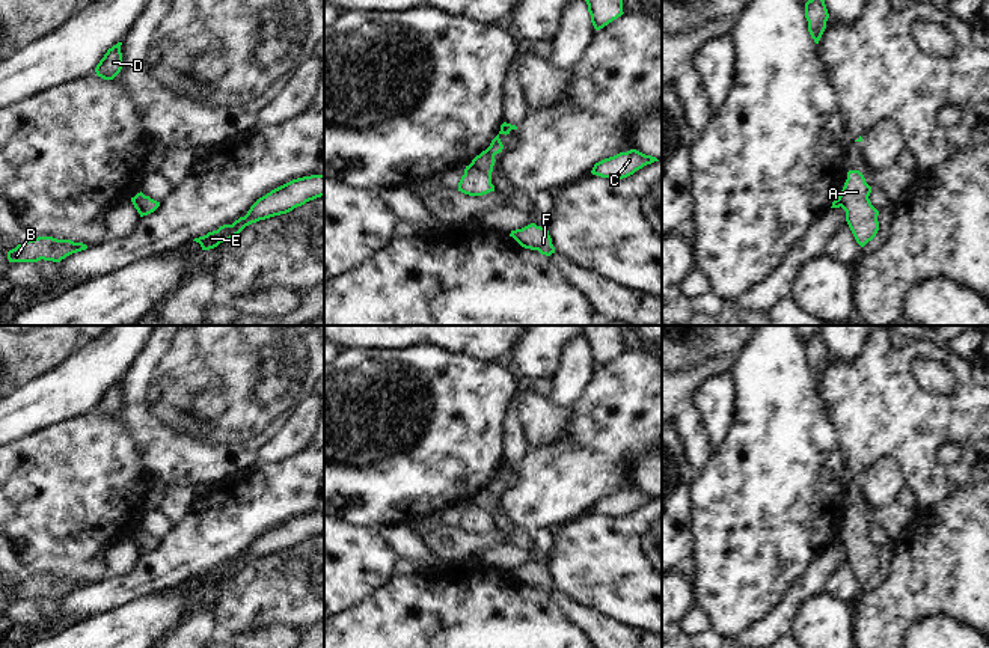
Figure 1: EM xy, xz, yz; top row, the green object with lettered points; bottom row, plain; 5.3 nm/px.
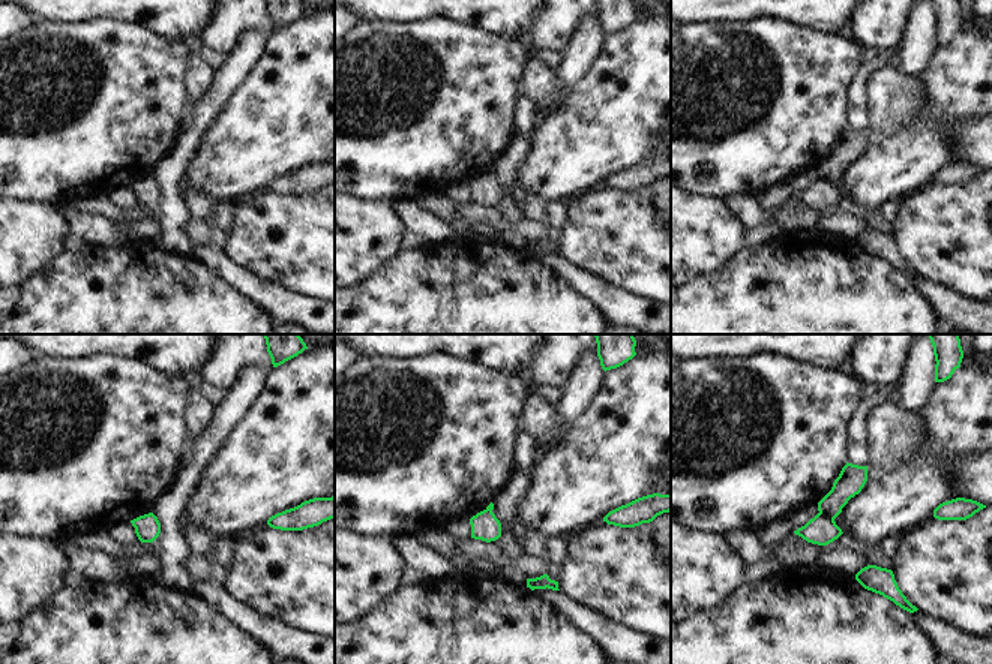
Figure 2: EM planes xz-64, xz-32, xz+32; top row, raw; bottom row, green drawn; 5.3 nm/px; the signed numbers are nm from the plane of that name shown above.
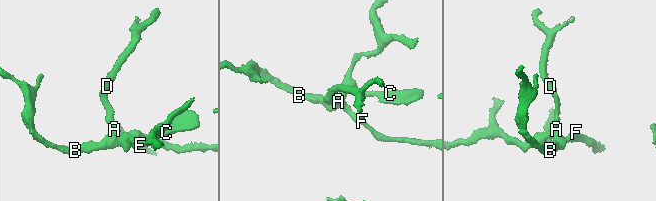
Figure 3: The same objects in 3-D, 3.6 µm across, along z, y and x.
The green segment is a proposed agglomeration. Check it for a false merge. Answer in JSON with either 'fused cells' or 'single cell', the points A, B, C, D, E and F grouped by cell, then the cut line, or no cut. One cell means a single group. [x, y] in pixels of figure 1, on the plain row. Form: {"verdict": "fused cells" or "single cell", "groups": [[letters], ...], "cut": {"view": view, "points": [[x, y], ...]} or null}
{"verdict": "fused cells", "groups": [["A", "B", "D", "F"], ["C", "E"]], "cut": {"view": "xz", "points": [[471, 501], [490, 513]]}}

